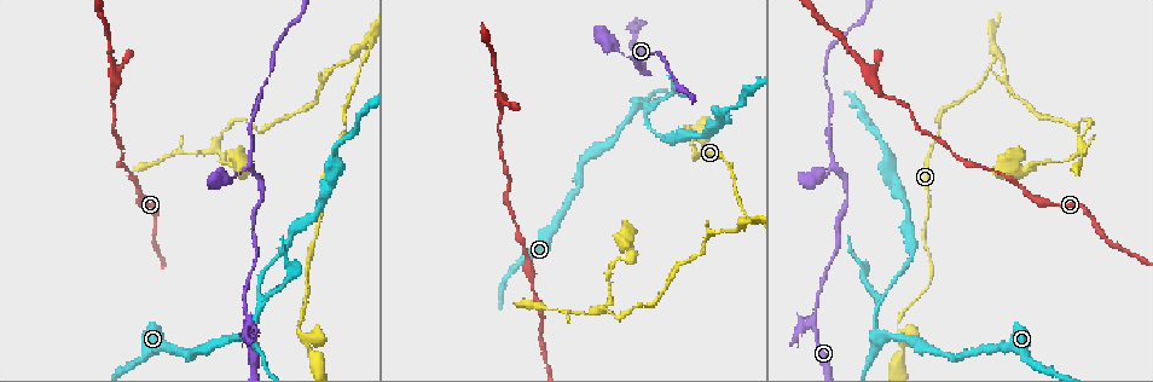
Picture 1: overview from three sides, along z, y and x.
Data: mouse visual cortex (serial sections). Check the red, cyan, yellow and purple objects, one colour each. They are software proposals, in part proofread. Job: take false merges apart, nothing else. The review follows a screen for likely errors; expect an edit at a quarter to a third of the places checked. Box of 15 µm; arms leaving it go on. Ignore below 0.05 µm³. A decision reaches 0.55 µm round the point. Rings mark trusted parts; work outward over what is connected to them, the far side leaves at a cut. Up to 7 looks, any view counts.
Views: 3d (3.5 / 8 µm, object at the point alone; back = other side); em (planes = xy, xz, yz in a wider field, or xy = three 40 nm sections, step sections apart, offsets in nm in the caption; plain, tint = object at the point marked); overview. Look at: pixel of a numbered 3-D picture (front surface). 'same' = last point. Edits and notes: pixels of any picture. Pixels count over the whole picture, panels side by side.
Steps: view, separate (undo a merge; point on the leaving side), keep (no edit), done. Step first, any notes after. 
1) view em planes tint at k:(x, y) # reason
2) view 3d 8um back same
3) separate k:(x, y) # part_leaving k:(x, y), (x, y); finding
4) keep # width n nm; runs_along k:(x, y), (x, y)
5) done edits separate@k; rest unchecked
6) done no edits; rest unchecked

view 3d 3.5um at 1:(871, 75)

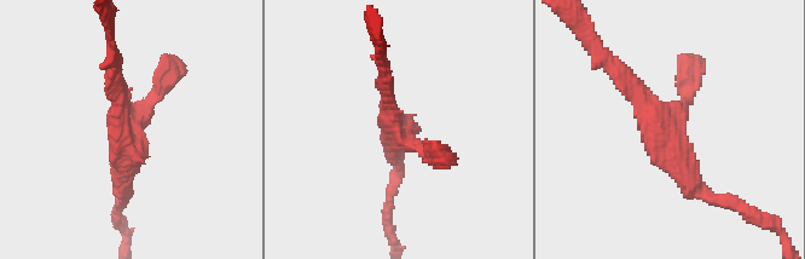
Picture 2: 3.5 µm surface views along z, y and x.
view em xy step 2 tint at 2:(120, 132)

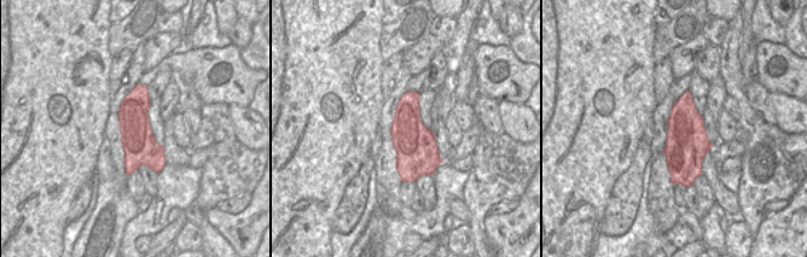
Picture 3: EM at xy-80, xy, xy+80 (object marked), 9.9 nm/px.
separate 2:(698, 72) # part_leaving 2:(132, 124), (166, 82), (166, 57); a second cell is stuck on

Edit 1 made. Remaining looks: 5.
view overview # see it whole again

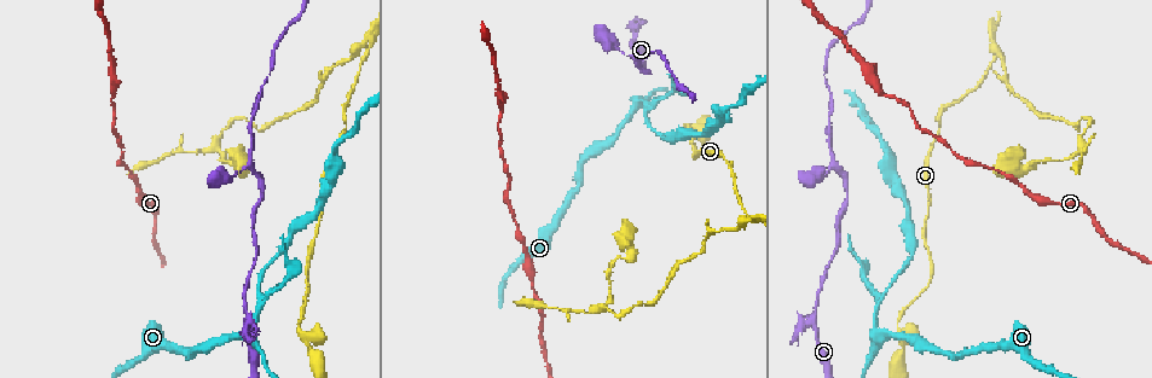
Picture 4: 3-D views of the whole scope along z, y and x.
view 3d 3.5um at 4:(261, 307) # two arms in line, one across

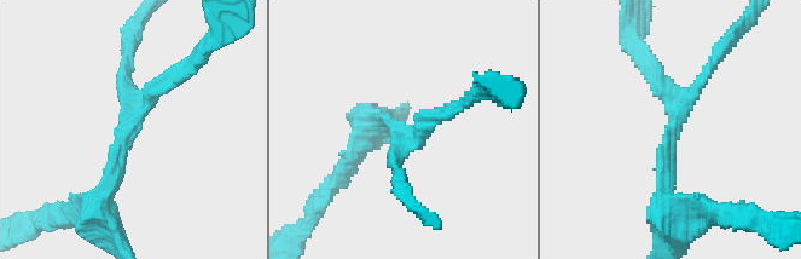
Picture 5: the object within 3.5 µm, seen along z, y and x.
view em xy step 3 tint at 5:(395, 127) # arms 3; arm_widths 200, 200, 200 nm

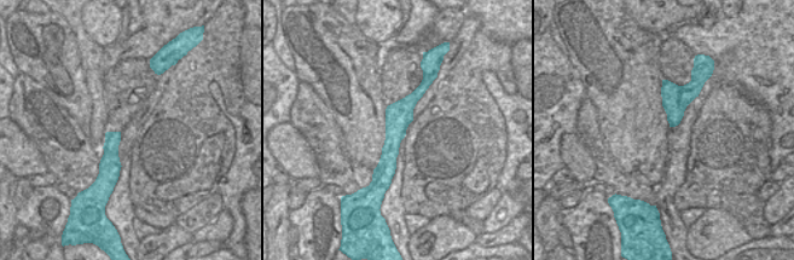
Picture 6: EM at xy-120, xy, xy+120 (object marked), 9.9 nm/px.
keep # runs_along 5:(666, 201), (669, 134), (715, 59); all the same cell

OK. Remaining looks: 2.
done edits separate@2; rest unchecked

